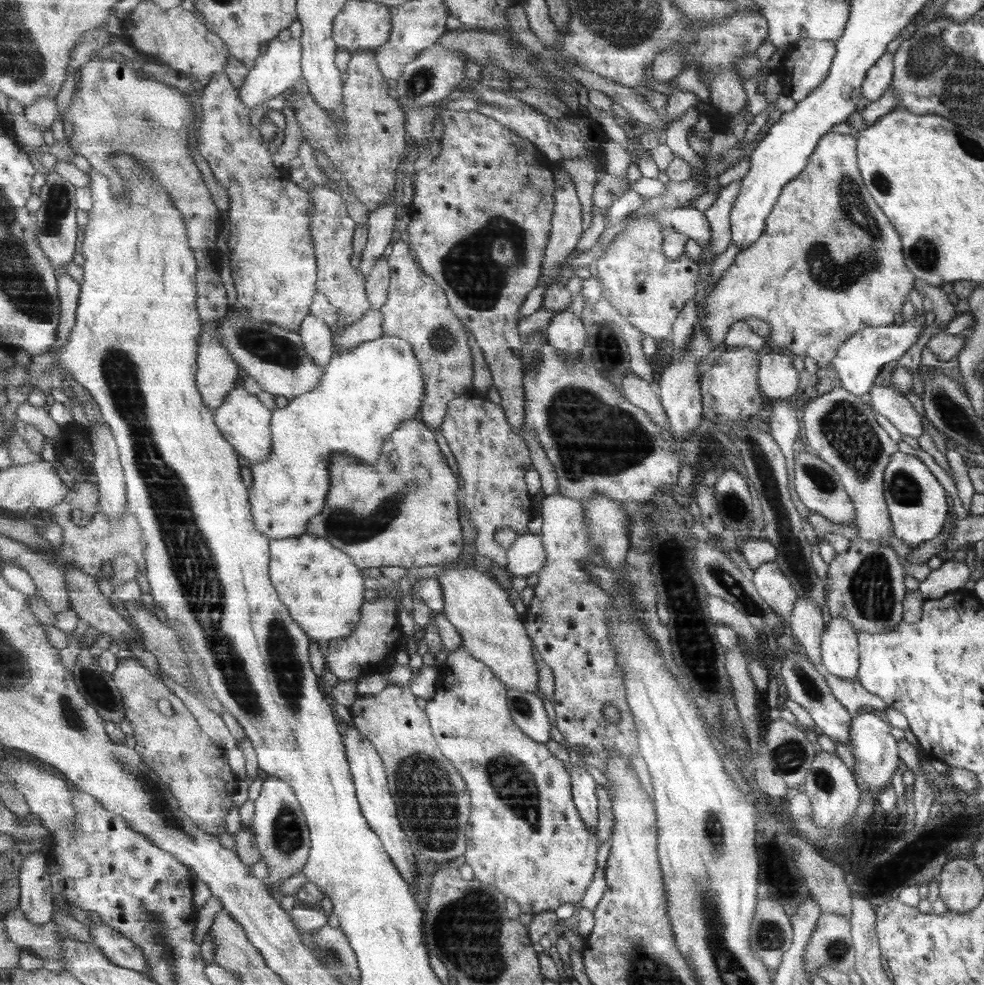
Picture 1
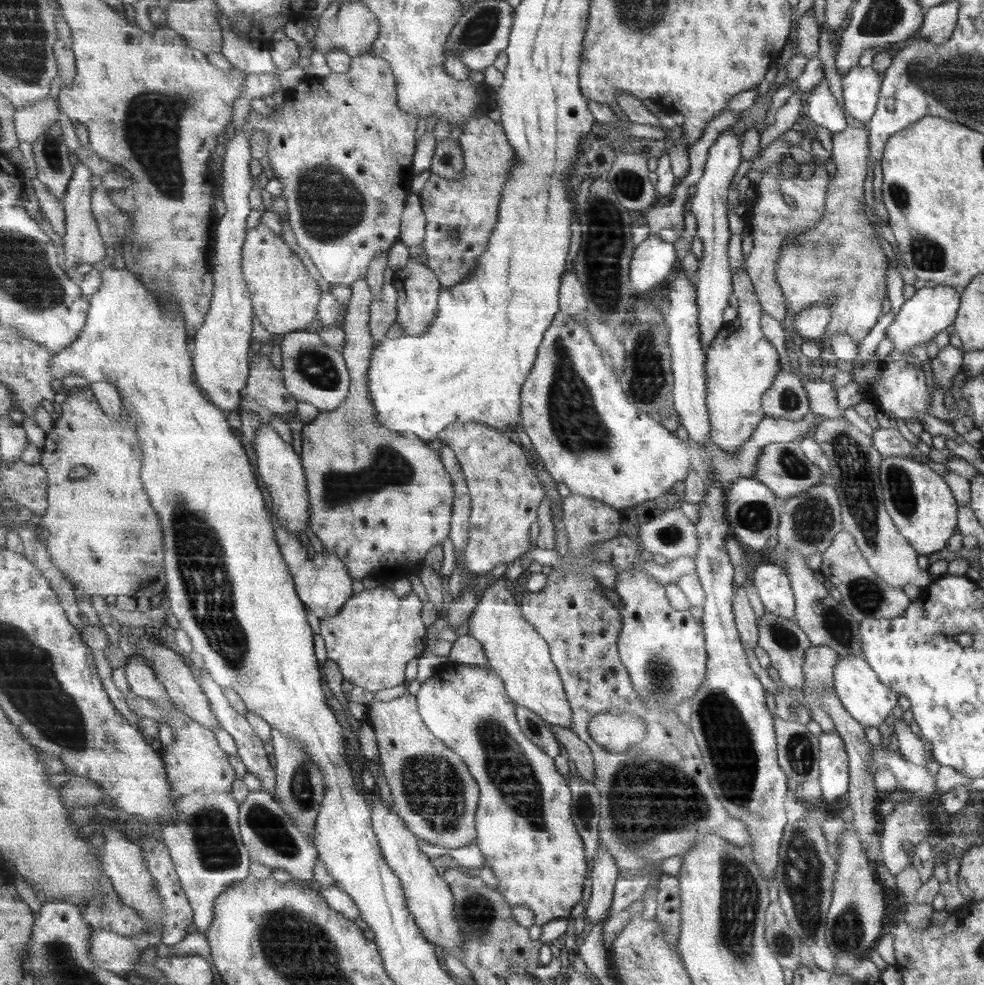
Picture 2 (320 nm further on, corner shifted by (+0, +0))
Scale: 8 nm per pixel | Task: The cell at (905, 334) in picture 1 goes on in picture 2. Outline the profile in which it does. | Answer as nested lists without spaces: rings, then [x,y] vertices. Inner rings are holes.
[[[935,285],[934,287],[921,287],[917,289],[897,311],[897,315],[887,327],[885,337],[890,338],[893,349],[891,357],[901,357],[903,351],[914,346],[923,346],[931,341],[938,332],[944,331],[954,321],[960,294],[951,287]]]

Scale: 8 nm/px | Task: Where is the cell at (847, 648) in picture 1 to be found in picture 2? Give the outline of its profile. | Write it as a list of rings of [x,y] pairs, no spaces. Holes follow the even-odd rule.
[[[854,654],[838,656],[833,667],[832,677],[834,693],[843,705],[843,709],[862,727],[877,728],[886,716],[892,714],[893,708],[898,706],[898,696],[887,686],[881,684],[877,675],[861,656],[855,656]]]

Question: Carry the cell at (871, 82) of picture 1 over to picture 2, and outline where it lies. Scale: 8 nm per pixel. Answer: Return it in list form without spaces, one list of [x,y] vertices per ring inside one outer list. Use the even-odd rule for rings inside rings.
[[[870,66],[851,67],[841,80],[845,112],[866,124],[876,107],[881,86],[881,75]]]

